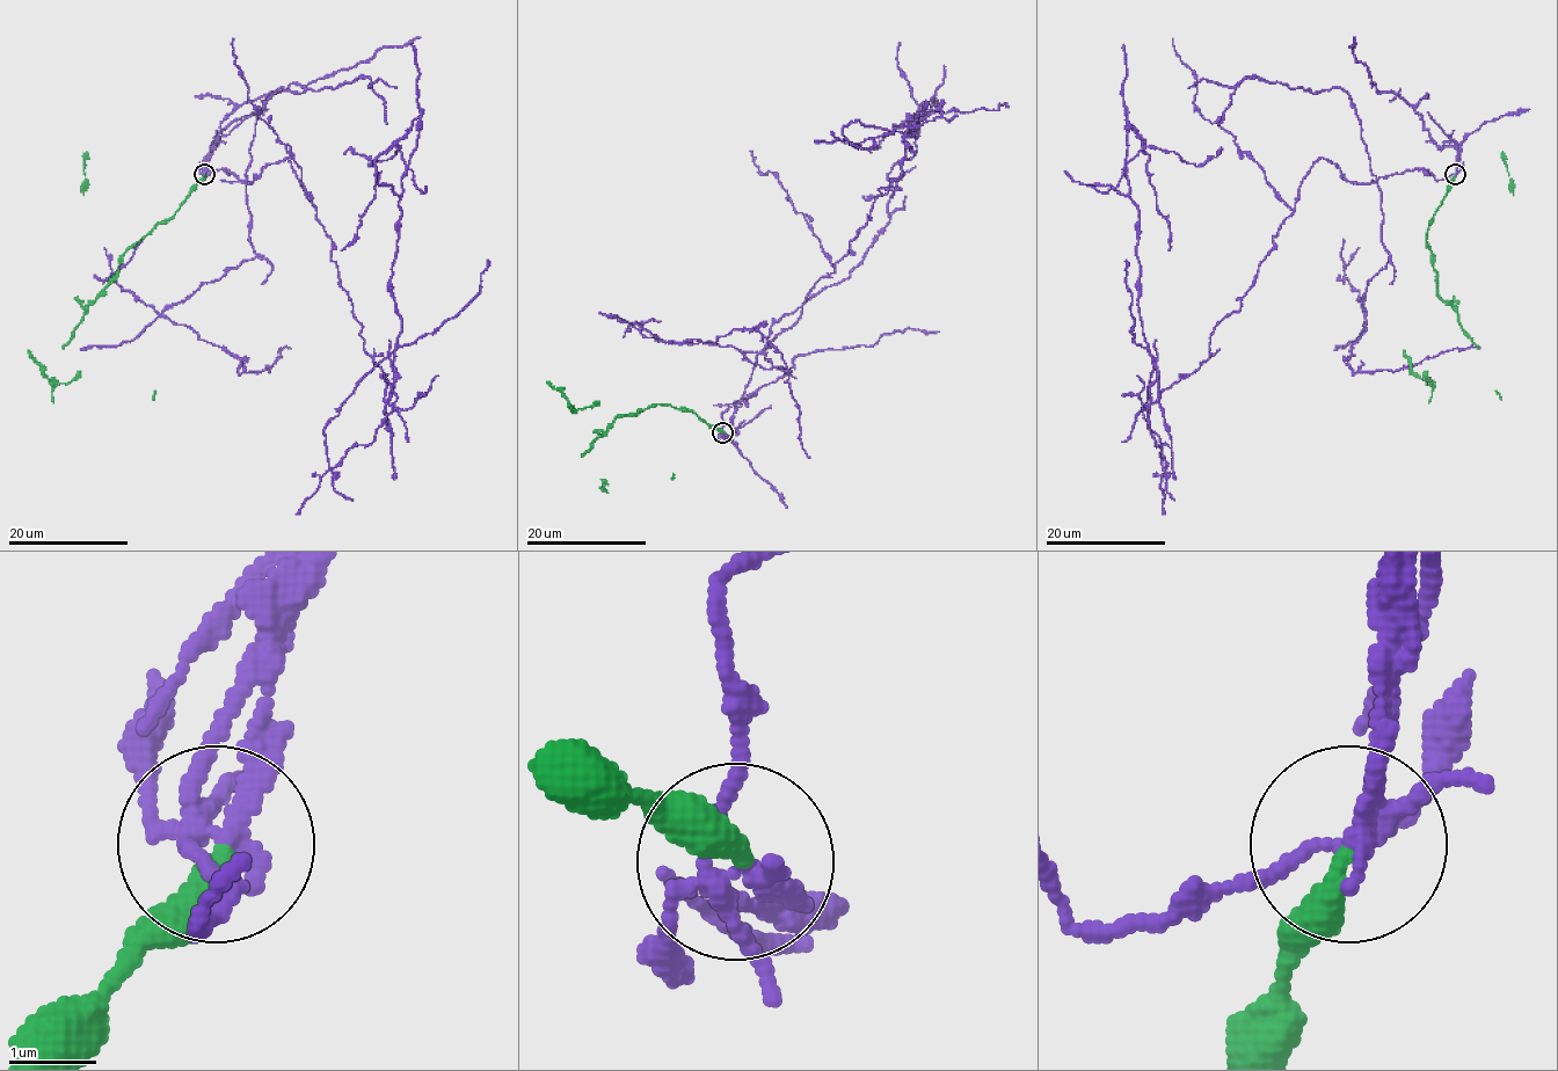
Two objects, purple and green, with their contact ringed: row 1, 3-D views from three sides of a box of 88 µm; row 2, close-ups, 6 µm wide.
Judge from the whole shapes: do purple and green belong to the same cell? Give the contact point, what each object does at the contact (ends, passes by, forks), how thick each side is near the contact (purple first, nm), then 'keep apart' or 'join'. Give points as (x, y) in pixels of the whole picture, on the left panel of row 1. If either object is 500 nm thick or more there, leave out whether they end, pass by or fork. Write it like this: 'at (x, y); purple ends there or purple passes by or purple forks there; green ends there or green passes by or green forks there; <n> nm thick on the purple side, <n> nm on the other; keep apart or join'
at (204, 174); purple forks there; green ends there; 220 nm thick on the purple side, 320 nm on the other; keep apart

